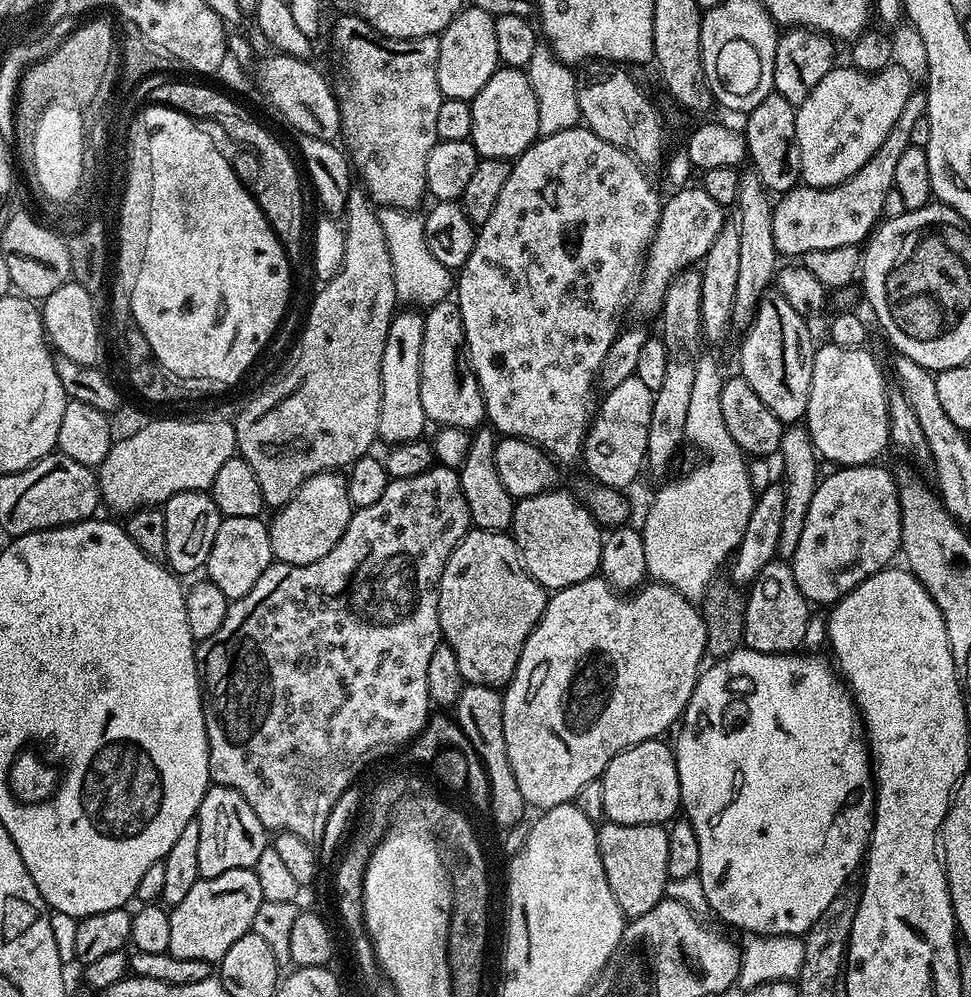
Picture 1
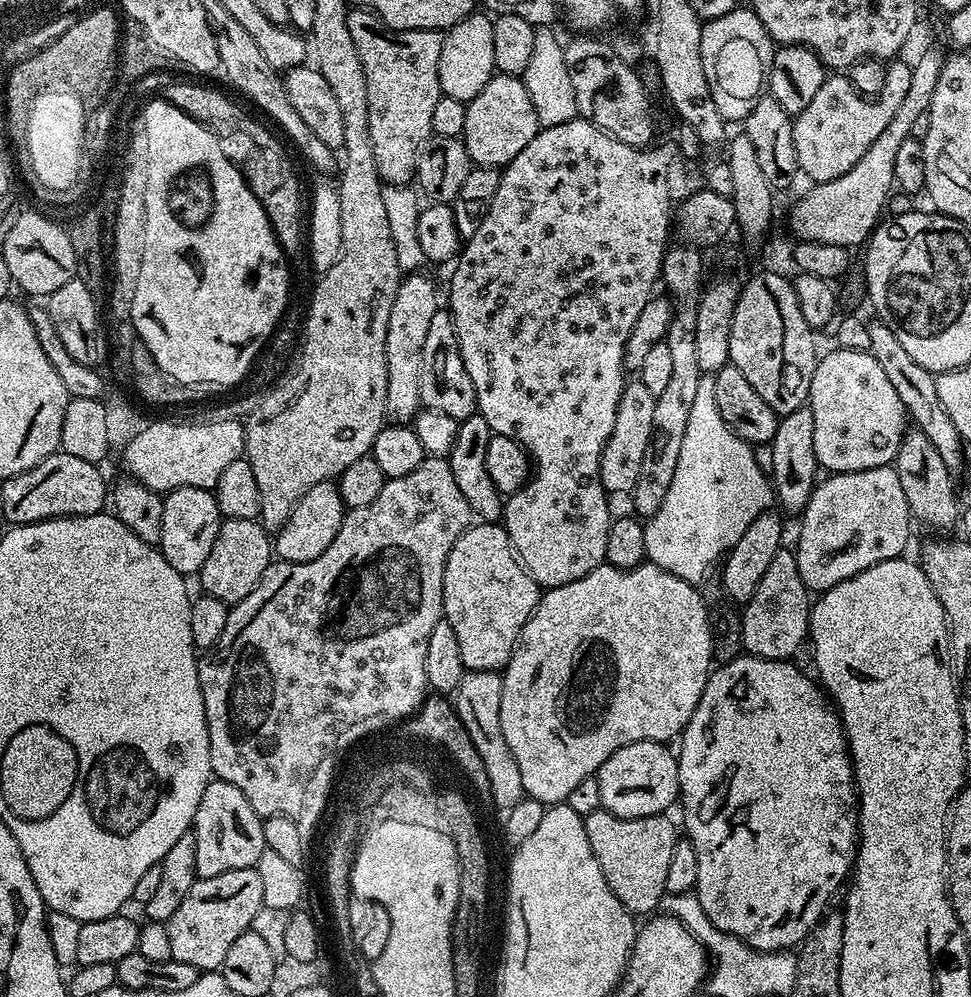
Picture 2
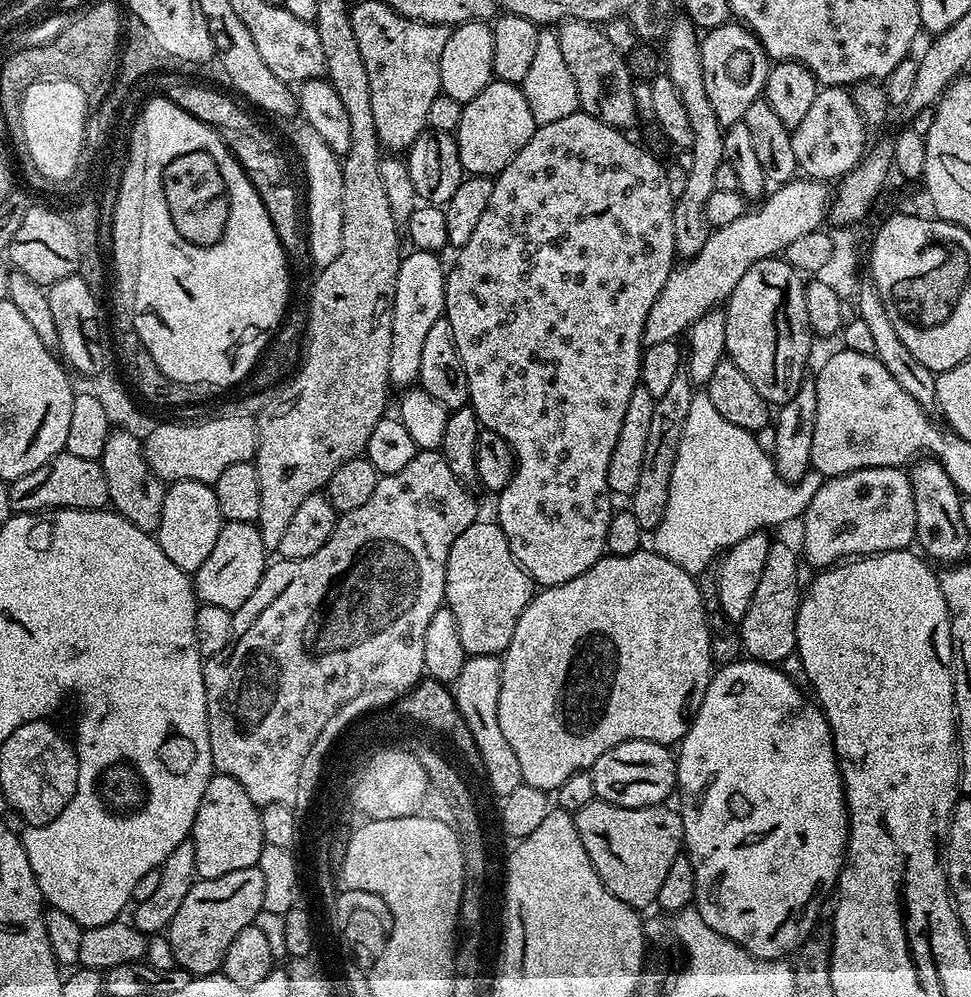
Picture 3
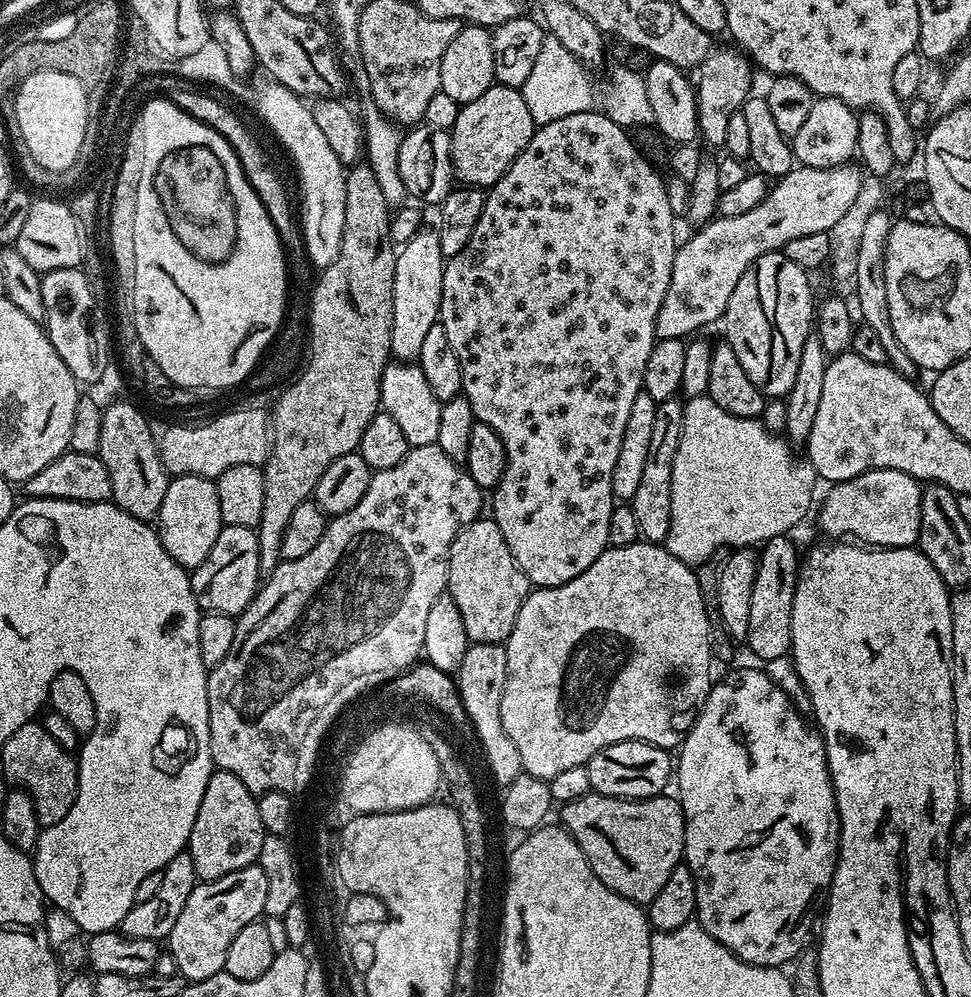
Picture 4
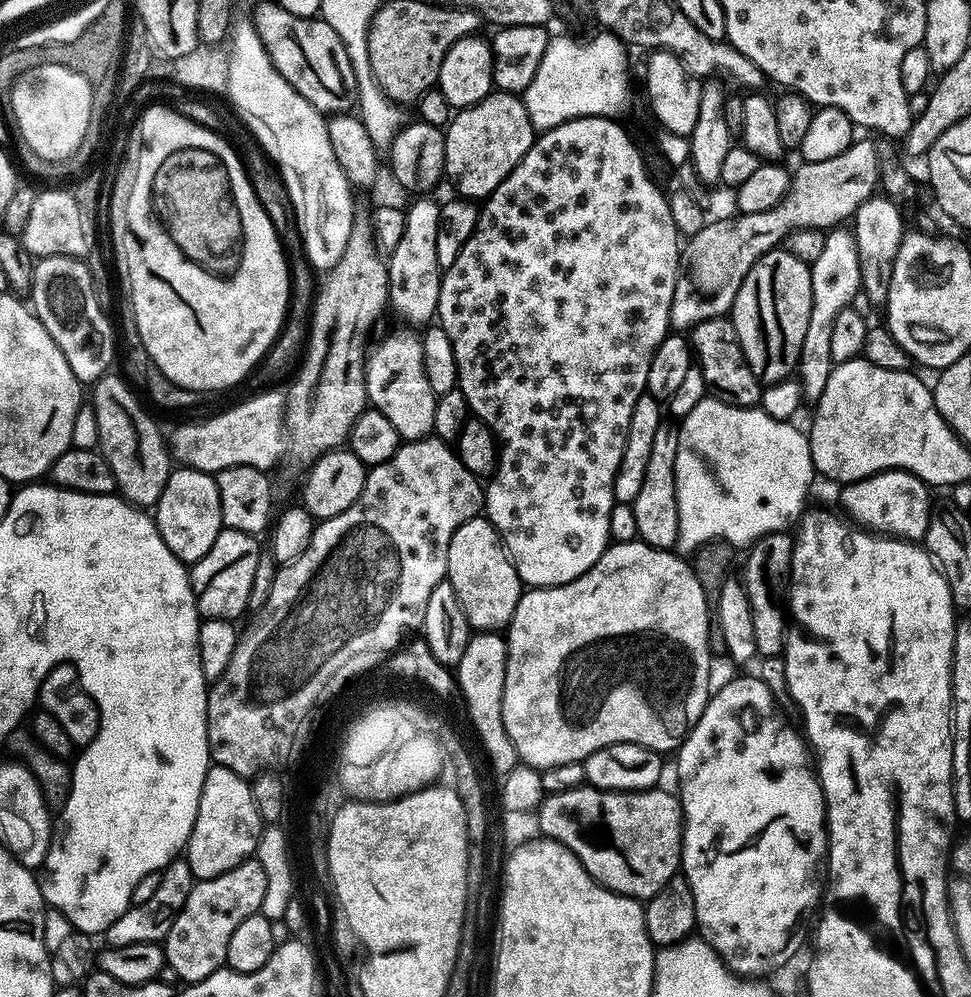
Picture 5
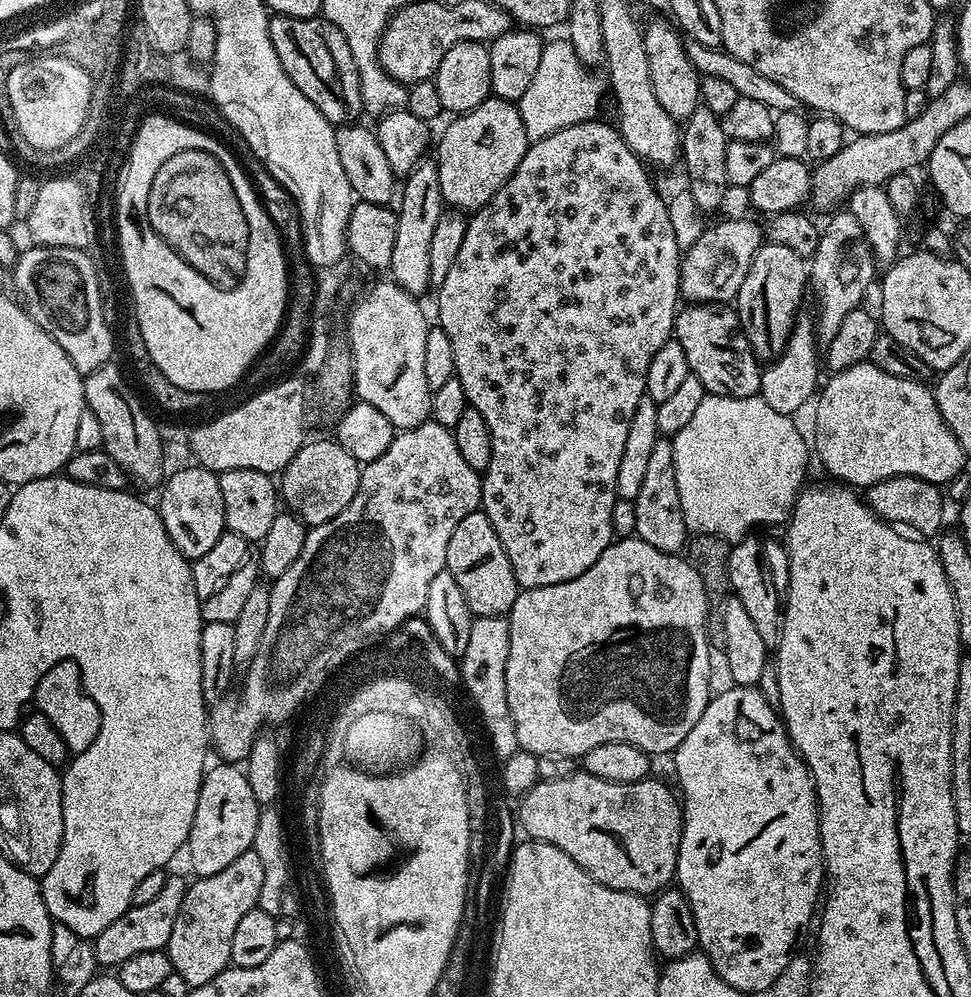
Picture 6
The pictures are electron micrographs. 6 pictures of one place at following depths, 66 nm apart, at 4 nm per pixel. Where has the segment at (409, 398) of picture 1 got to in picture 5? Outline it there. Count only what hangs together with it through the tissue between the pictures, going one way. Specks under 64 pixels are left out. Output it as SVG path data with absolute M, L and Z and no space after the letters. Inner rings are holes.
M420 194L412 205L407 205L404 213L404 229L402 238L398 246L387 257L388 265L388 298L391 307L396 307L397 312L404 320L409 320L412 324L424 326L436 316L436 307L438 306L438 290L440 289L440 277L442 270L438 266L438 254L435 248L438 243L438 226L440 225L440 204L432 201L428 194Z

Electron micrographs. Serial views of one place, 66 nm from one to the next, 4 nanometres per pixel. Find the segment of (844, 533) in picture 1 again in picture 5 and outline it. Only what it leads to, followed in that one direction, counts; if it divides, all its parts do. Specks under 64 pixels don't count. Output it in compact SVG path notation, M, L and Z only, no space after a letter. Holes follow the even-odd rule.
M879 472L870 478L843 485L839 491L839 507L859 527L872 534L920 542L934 515L929 485L909 472Z

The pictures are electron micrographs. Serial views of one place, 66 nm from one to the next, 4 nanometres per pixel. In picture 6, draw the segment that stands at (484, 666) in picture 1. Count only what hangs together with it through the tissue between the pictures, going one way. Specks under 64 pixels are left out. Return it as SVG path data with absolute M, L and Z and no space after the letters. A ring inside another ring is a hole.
M482 510L466 514L466 518L458 522L446 546L446 562L447 572L458 586L462 586L462 594L473 617L504 616L511 612L518 595L514 570L502 542L498 542L498 534L494 534L494 526L490 526L490 518L486 518Z

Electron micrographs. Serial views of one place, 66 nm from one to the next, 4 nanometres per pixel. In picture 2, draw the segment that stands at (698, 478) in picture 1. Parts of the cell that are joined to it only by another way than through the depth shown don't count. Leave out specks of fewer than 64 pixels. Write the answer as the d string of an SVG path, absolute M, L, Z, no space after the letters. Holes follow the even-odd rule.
M701 375L698 382L698 394L694 397L694 406L690 409L690 419L686 421L686 434L682 438L682 451L678 453L678 467L674 470L674 479L670 490L666 490L666 499L658 506L658 514L647 517L644 524L646 538L645 557L651 563L682 578L694 585L712 568L712 563L719 561L728 549L746 534L746 526L758 518L758 514L769 511L774 504L773 485L766 472L755 461L753 445L738 438L722 422L718 406L712 393L712 376Z

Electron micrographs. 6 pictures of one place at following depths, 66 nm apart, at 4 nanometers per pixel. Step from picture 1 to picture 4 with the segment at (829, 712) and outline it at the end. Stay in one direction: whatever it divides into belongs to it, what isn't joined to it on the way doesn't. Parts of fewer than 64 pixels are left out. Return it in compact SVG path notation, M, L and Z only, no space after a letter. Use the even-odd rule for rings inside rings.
M740 668L729 674L725 680L717 679L704 703L699 709L696 722L688 729L684 743L678 749L678 763L674 768L674 784L680 787L678 799L684 812L684 859L683 863L694 874L696 883L695 919L726 950L748 964L757 964L767 968L788 966L805 950L812 932L812 919L817 919L818 908L812 903L823 897L832 884L832 875L836 869L836 852L840 849L840 821L836 818L836 799L832 789L832 780L828 777L828 759L824 749L824 739L811 723L800 717L792 700L767 676L756 668Z

